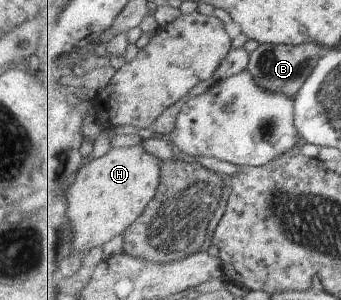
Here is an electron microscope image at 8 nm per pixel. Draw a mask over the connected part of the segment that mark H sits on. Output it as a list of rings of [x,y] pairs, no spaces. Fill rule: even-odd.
[[[143,145],[129,147],[113,147],[109,153],[103,157],[91,160],[85,164],[77,175],[73,185],[63,193],[57,205],[65,212],[67,221],[73,225],[73,238],[65,248],[61,267],[64,269],[64,276],[73,281],[71,275],[81,265],[83,254],[94,247],[99,247],[113,239],[116,235],[121,235],[127,231],[143,215],[145,208],[156,198],[161,183],[161,162],[160,159],[147,153]]]

